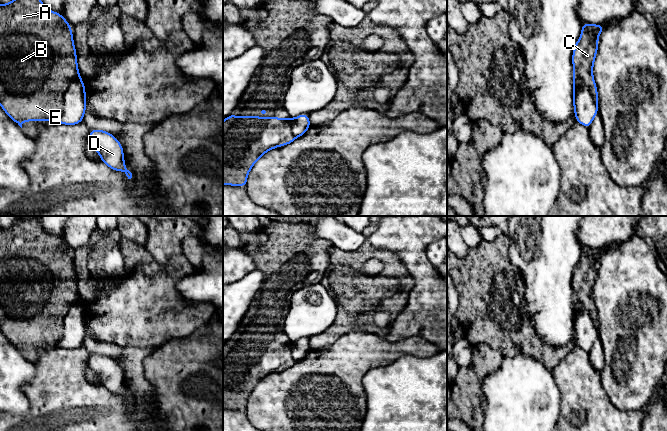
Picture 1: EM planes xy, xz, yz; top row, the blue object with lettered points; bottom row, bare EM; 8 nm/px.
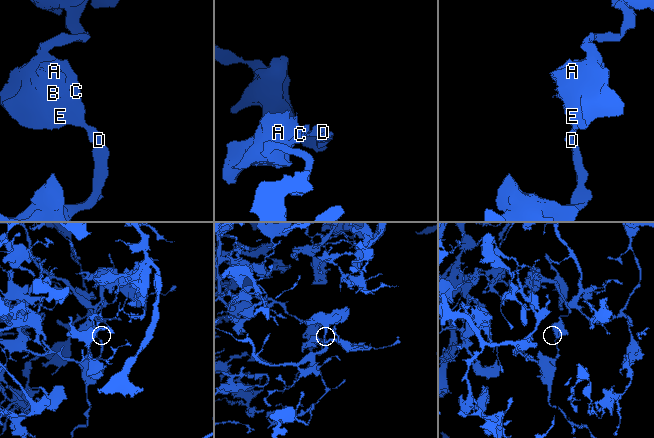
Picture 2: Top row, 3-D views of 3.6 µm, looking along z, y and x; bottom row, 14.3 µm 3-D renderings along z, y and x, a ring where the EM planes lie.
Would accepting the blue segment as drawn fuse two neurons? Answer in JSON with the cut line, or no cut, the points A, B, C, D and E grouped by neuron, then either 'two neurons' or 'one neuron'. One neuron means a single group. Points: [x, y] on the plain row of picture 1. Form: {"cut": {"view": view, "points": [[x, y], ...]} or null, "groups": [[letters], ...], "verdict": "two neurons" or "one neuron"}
{"cut": {"view": "xy", "points": [[79, 301], [69, 309], [65, 316], [61, 337], [56, 343]]}, "groups": [["A", "B", "C", "E"], ["D"]], "verdict": "two neurons"}

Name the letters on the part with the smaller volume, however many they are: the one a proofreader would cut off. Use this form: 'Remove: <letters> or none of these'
Remove: A, B, C, E

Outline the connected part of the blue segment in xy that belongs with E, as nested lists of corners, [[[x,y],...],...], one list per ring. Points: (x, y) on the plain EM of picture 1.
[[[21,218],[7,228],[0,228],[0,329],[9,342],[16,346],[21,352],[25,345],[54,345],[61,338],[63,320],[69,309],[80,302],[77,288],[76,273],[73,265],[73,257],[70,248],[63,239],[47,233],[37,218]]]

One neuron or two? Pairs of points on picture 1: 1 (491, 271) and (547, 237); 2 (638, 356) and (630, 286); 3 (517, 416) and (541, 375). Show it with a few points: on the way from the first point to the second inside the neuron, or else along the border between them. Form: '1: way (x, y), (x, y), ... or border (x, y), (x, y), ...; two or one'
1: border (508, 259), (519, 270), (522, 280); two
2: way (638, 339), (634, 303); one
3: way (523, 406), (523, 393), (531, 385); one

